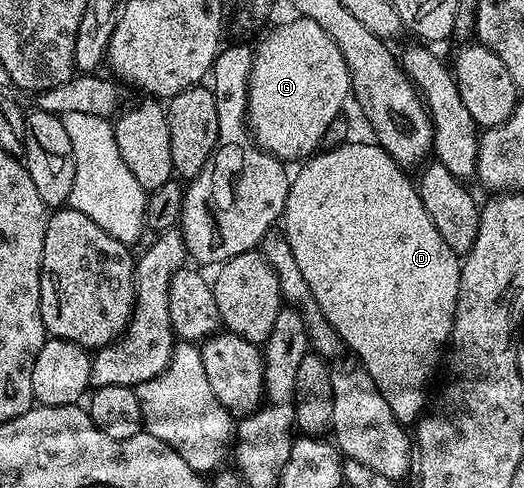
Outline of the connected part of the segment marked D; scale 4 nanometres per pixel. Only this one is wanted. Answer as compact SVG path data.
M347 140L342 143L341 146L332 146L323 149L321 152L315 153L313 156L305 159L301 163L302 166L291 177L290 191L288 192L288 200L286 201L286 213L284 215L284 233L288 244L292 248L292 256L296 256L296 264L300 267L300 273L304 275L304 280L308 280L308 288L312 288L312 296L316 296L316 304L322 309L322 314L328 320L328 324L332 324L332 328L336 328L336 332L342 338L342 345L347 351L350 350L355 354L357 361L360 363L363 370L368 371L372 376L372 380L376 384L376 388L380 392L380 396L384 396L384 400L388 400L388 408L392 408L392 416L396 416L396 420L403 424L417 423L418 419L422 417L424 411L428 406L428 398L426 402L426 385L430 382L430 377L434 374L434 369L439 369L440 363L444 358L444 351L447 349L450 333L454 327L454 317L456 316L456 300L458 299L458 293L460 292L460 272L462 271L462 264L460 261L460 255L456 252L452 252L452 248L448 248L448 244L444 244L444 236L440 236L440 232L436 232L436 224L432 224L432 216L428 216L428 212L424 208L424 204L420 200L418 195L417 185L409 178L407 171L403 167L399 166L396 160L392 160L392 156L387 150L382 149L381 146L375 144L373 141L367 140L367 142L354 142L355 140Z

